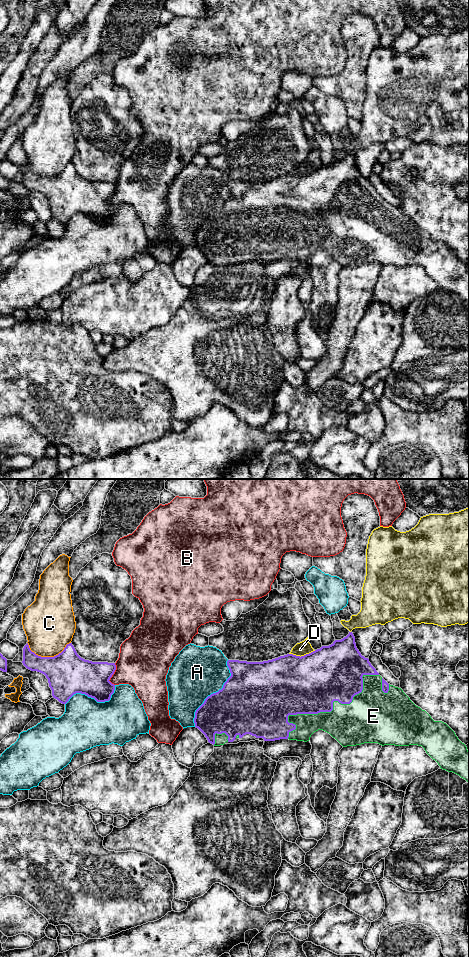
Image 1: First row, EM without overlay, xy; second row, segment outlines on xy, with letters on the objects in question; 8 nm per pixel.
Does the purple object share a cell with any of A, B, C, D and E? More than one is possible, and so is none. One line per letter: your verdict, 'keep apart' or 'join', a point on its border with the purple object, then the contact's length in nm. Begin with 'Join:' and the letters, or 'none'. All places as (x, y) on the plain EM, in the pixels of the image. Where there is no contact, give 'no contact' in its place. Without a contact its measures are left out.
Join: E
A: keep apart; contact xy (213, 213); length 600 nm
B: keep apart; contact xy (113, 193); length 180 nm
C: keep apart; contact xy (48, 177); length 360 nm
D: keep apart; contact xy (302, 176); length 220 nm
E: join; contact xy (330, 231); length 900 nm

